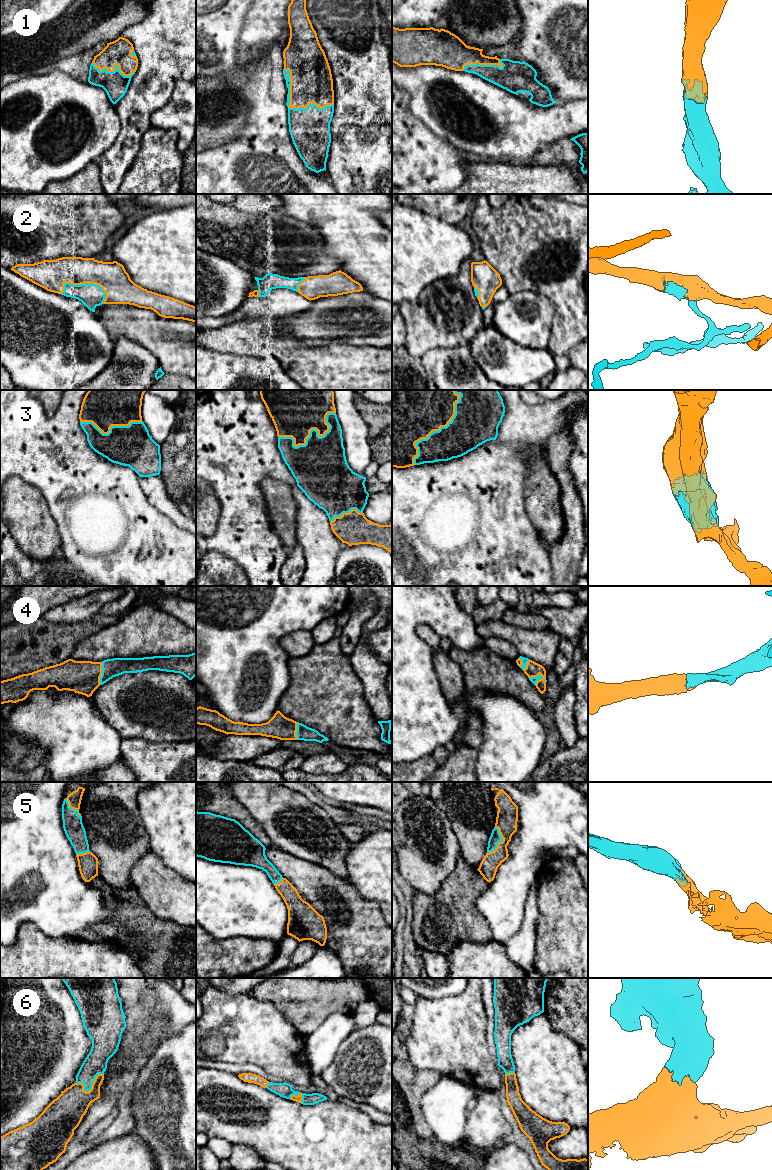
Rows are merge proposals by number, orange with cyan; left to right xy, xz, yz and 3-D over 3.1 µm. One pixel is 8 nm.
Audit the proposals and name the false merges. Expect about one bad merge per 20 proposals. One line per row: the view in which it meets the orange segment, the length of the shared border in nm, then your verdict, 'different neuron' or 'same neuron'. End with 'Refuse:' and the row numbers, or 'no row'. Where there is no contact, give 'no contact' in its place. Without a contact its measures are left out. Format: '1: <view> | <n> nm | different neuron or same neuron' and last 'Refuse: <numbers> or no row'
1: xz | 500 nm | same neuron
2: xy | 360 nm | same neuron
3: yz | 700 nm | same neuron
4: yz | 140 nm | same neuron
5: yz | 240 nm | same neuron
6: xy | 240 nm | same neuron
Refuse: no row

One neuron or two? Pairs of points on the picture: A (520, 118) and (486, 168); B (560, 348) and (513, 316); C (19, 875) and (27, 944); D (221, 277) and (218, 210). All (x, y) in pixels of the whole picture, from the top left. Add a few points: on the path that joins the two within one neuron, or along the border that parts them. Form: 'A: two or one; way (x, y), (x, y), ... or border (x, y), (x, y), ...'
A: two; border (474, 158), (514, 163)
B: two; border (551, 329), (547, 348)
C: two; border (46, 934), (34, 924), (24, 922), (14, 944)
D: two; border (206, 251), (229, 259), (241, 267)

